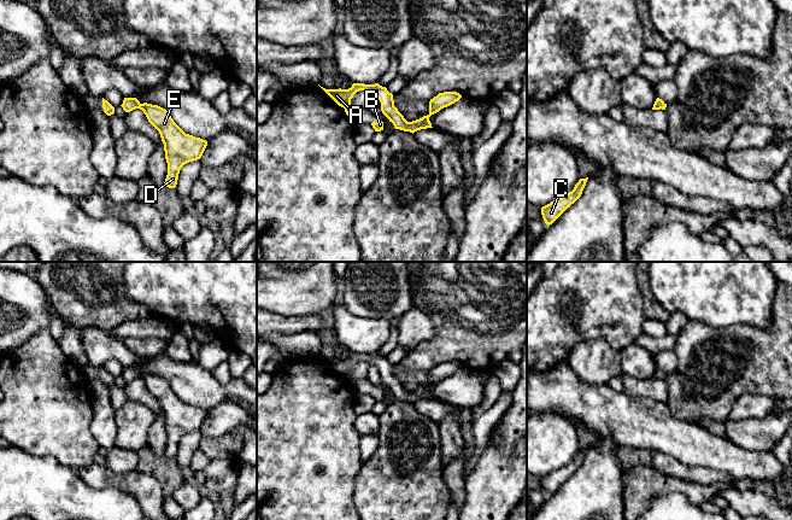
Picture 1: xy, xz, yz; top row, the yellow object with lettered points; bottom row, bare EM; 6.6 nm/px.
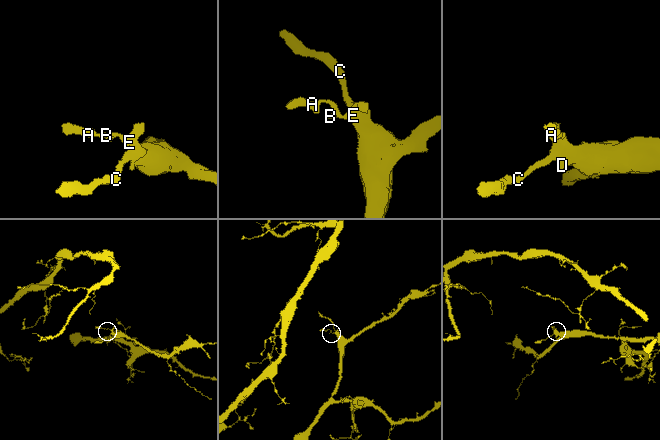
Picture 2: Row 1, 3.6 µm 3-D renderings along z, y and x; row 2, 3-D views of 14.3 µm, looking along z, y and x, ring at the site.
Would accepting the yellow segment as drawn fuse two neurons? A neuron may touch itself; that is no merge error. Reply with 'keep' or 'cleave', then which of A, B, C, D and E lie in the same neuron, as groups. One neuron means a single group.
keep; A B C D E

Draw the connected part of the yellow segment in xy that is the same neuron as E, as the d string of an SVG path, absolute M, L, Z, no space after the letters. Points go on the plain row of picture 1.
M124 368L121 376L125 382L135 379L142 380L148 392L159 402L168 433L168 445L164 456L175 458L181 438L189 432L200 430L207 411L186 404L174 392L170 384L158 375L141 374L136 368Z

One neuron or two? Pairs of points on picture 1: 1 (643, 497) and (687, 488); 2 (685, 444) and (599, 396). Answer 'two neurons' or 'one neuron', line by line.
1: one neuron
2: one neuron

